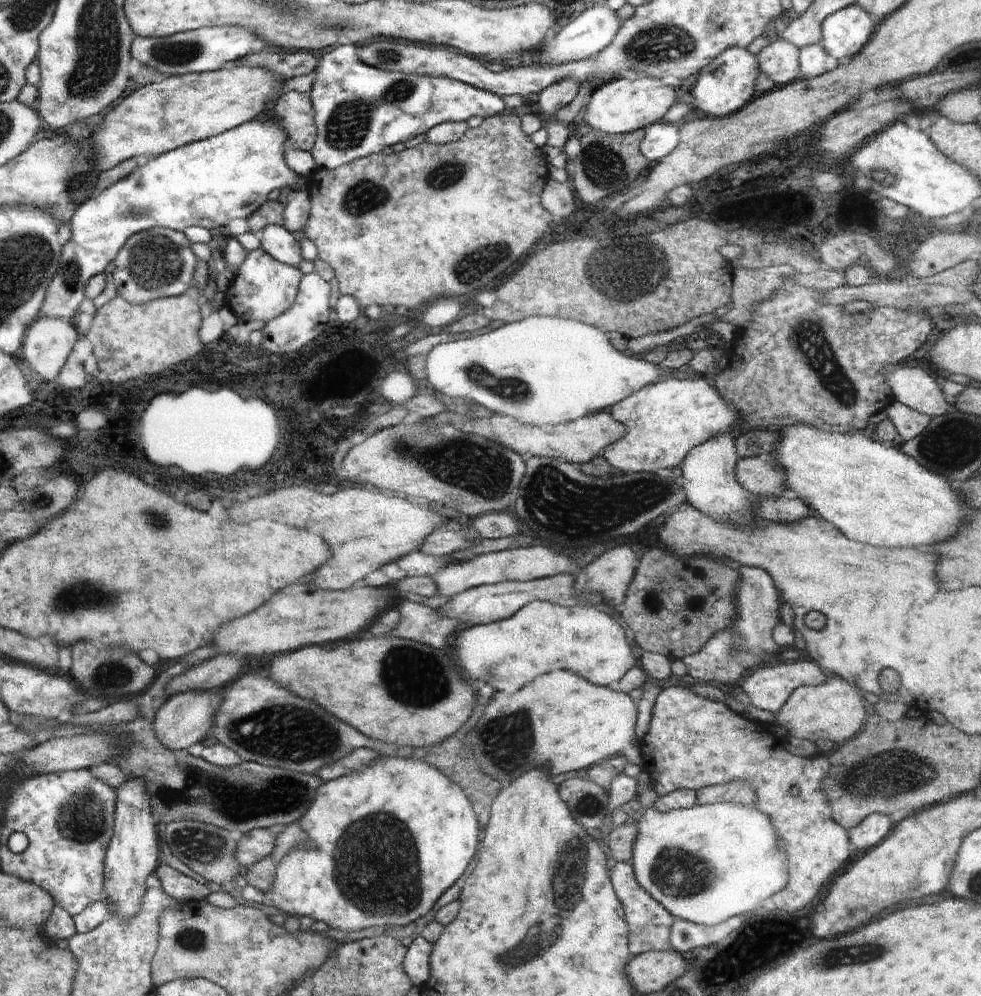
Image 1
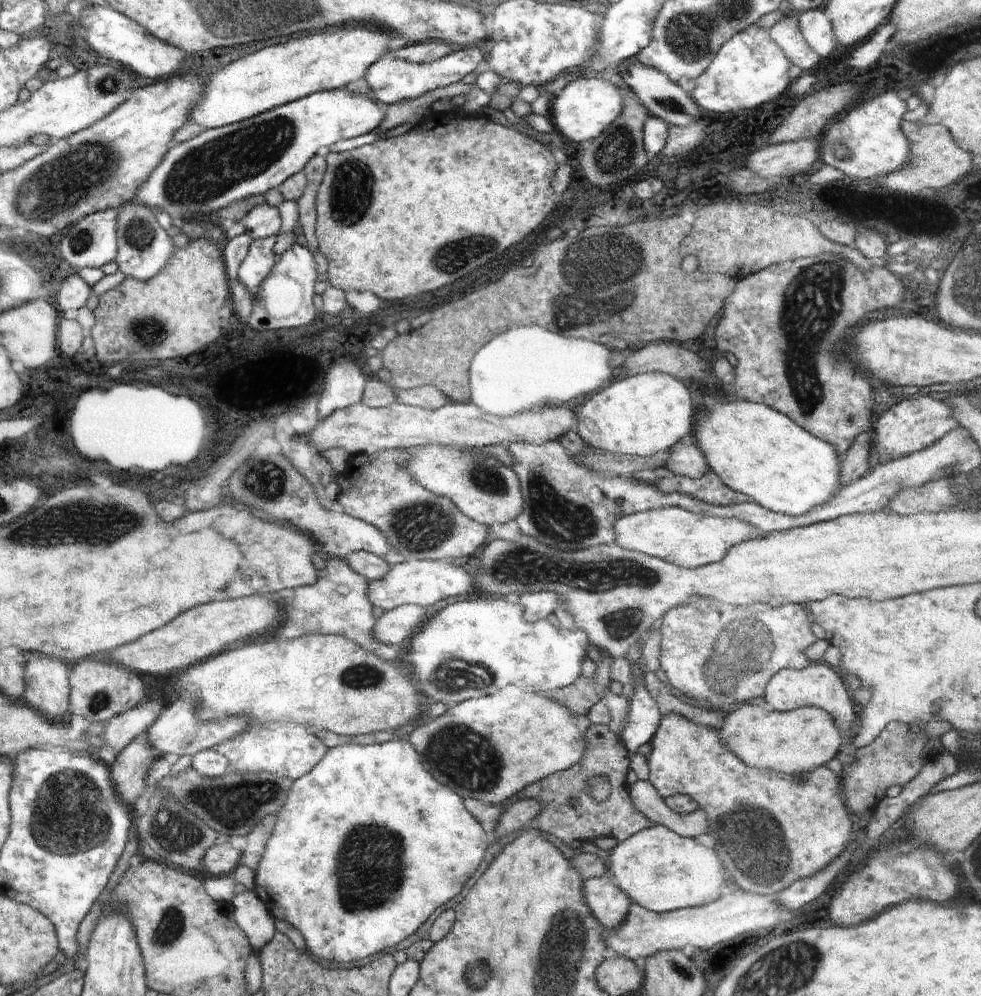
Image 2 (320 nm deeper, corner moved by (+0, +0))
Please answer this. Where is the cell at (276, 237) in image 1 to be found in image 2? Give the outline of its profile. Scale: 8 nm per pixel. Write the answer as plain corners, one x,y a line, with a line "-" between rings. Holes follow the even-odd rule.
264,202
257,204
240,222
253,241
276,235
281,225
281,214
276,207

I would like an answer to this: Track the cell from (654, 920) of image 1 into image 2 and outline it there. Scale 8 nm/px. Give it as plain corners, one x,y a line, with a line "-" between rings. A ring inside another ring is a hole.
608,876
584,880
585,903
604,929
620,927
625,922
630,897

